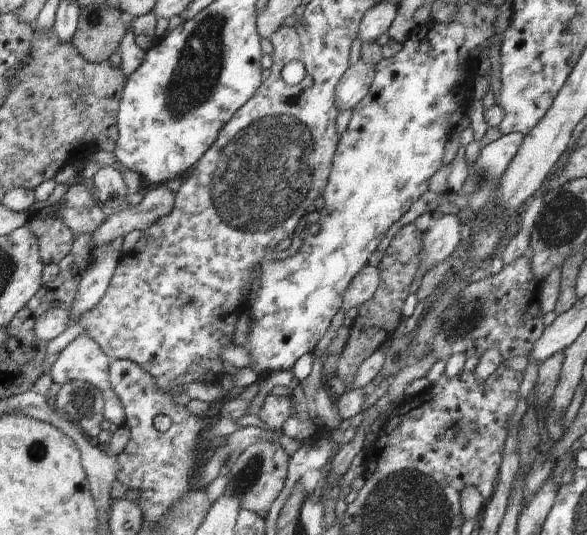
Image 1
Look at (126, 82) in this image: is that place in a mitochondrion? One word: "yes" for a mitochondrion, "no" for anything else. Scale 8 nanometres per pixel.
no

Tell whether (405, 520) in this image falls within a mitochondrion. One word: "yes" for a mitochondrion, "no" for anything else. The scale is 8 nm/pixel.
yes

